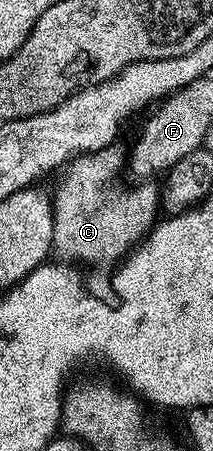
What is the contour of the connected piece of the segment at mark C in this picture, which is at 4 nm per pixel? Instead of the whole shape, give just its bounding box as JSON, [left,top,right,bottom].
[51,147,161,266]

